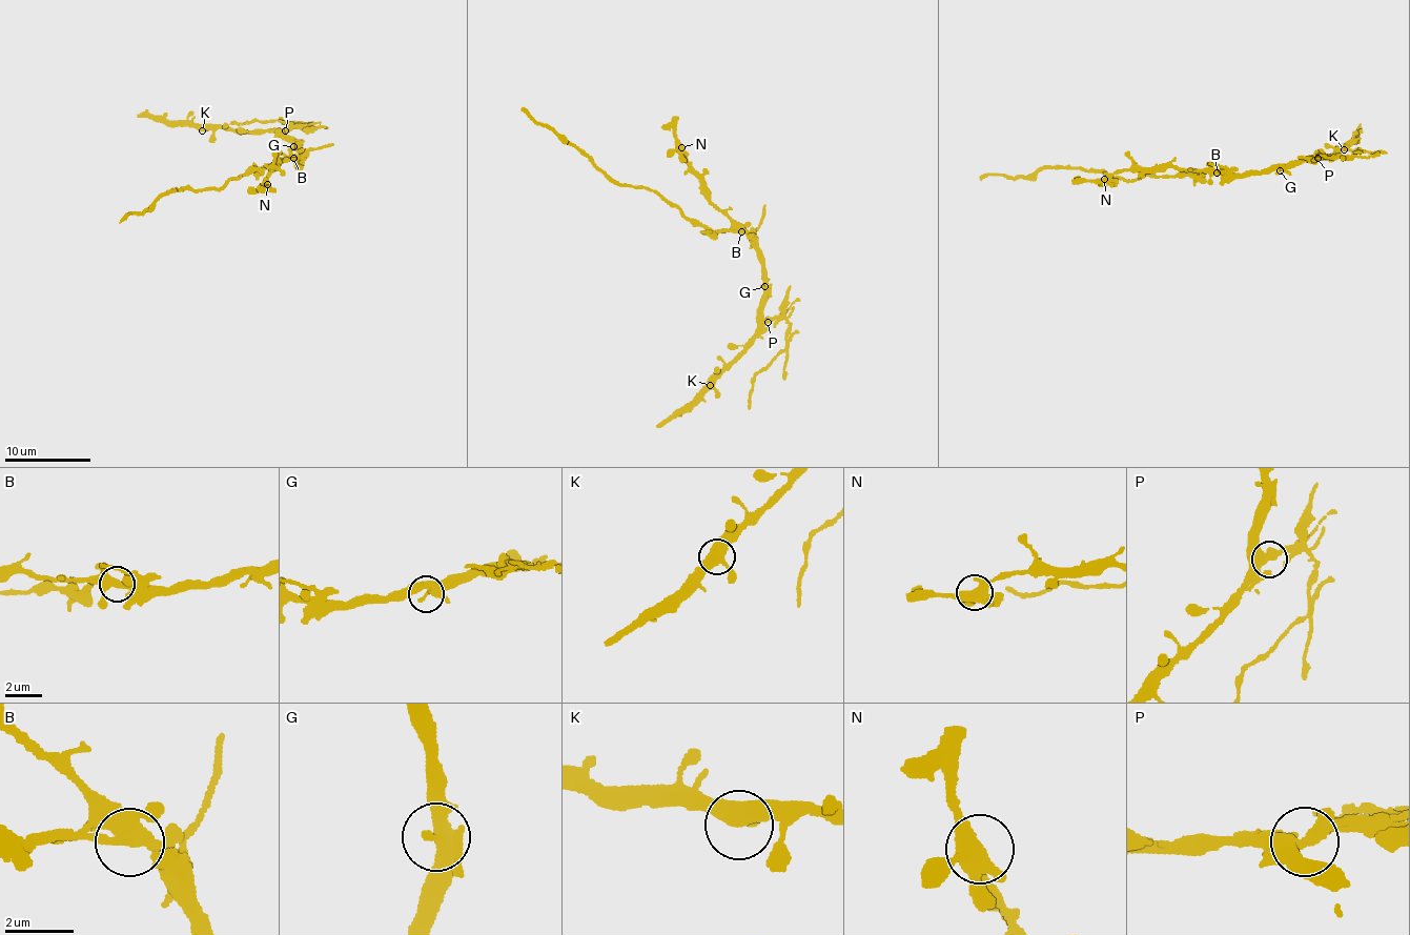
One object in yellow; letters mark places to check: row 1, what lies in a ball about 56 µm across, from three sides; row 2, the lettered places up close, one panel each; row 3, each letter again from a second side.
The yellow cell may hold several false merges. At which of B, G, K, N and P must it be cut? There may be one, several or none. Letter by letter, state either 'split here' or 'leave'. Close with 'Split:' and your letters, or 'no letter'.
B: split here
G: leave
K: leave
N: leave
P: split here
Split: B, P

